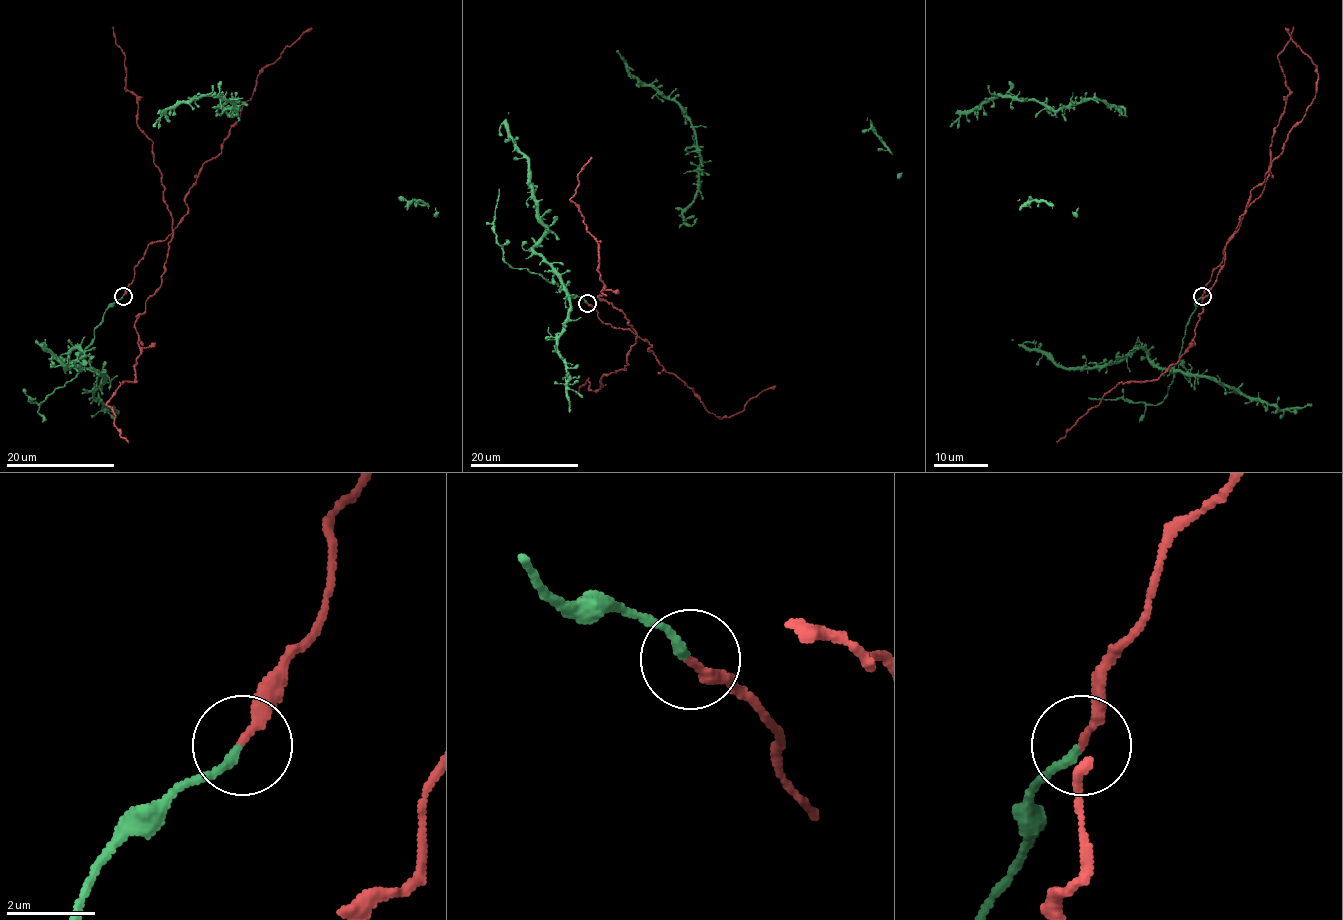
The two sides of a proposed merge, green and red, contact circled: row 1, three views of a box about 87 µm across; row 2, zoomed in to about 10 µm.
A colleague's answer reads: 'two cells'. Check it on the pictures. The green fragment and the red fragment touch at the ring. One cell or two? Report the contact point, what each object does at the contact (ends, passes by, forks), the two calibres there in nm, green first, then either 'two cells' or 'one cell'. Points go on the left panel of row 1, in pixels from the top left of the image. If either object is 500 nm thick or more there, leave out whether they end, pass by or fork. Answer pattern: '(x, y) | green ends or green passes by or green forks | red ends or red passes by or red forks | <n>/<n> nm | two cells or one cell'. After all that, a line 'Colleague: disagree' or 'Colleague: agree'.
(123, 296) | green ends | red ends | 190/200 nm | one cell
Colleague: disagree

